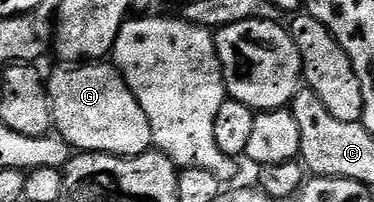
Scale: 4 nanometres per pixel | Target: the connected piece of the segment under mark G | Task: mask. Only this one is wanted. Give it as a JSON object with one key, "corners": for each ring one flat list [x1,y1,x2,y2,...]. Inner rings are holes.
{"corners":[[85,61,79,65,64,65,61,66,61,71,56,71,46,79,46,86,48,88,48,100,52,106,52,121,54,124,55,134,64,139,68,146,80,153,95,153,98,155,123,155,125,157,130,155,141,155,147,151,153,150,152,134,150,133,150,121,146,121,146,113,142,113,142,105,138,105,138,101,134,97,132,90,126,85,124,76,116,70,115,66,108,61]]}

